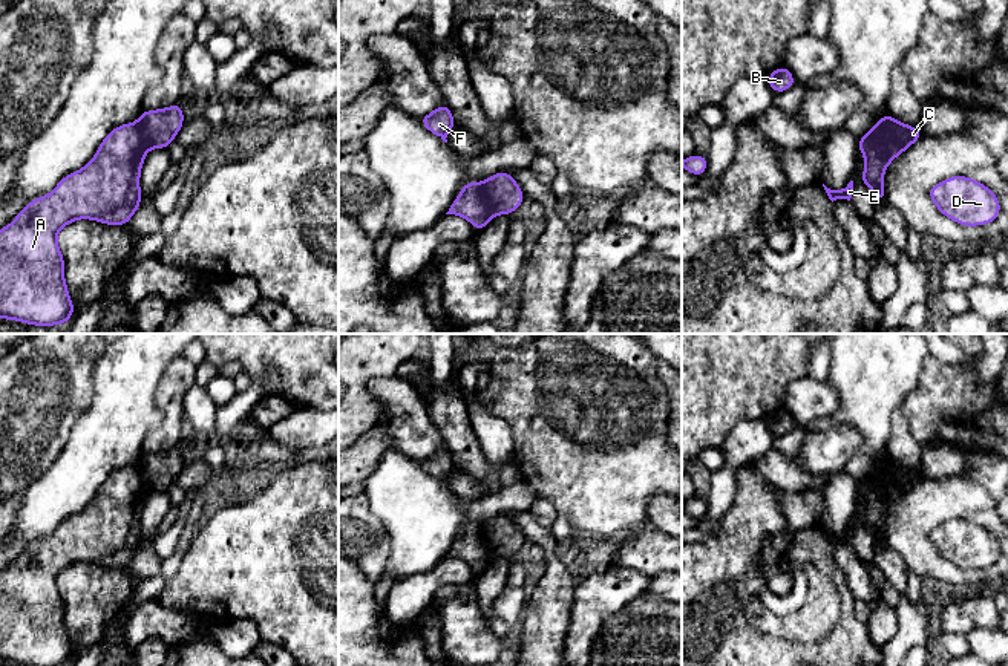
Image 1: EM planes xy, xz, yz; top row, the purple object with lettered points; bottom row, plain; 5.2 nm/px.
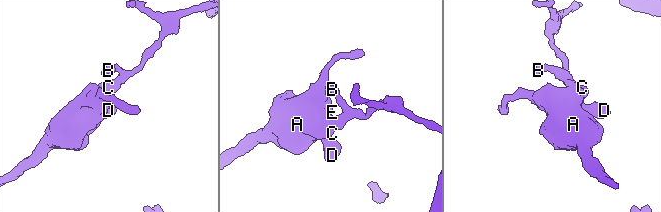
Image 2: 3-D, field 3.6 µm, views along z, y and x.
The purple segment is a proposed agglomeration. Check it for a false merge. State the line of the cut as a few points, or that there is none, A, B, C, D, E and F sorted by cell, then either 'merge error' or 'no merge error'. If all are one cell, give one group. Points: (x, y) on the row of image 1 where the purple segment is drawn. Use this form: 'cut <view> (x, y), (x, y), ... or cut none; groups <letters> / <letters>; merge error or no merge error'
cut xz (483, 182), (483, 196), (492, 212); groups A C D E F / B; merge error

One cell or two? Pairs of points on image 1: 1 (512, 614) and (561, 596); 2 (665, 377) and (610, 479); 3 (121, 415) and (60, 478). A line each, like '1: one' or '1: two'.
1: two
2: two
3: one

